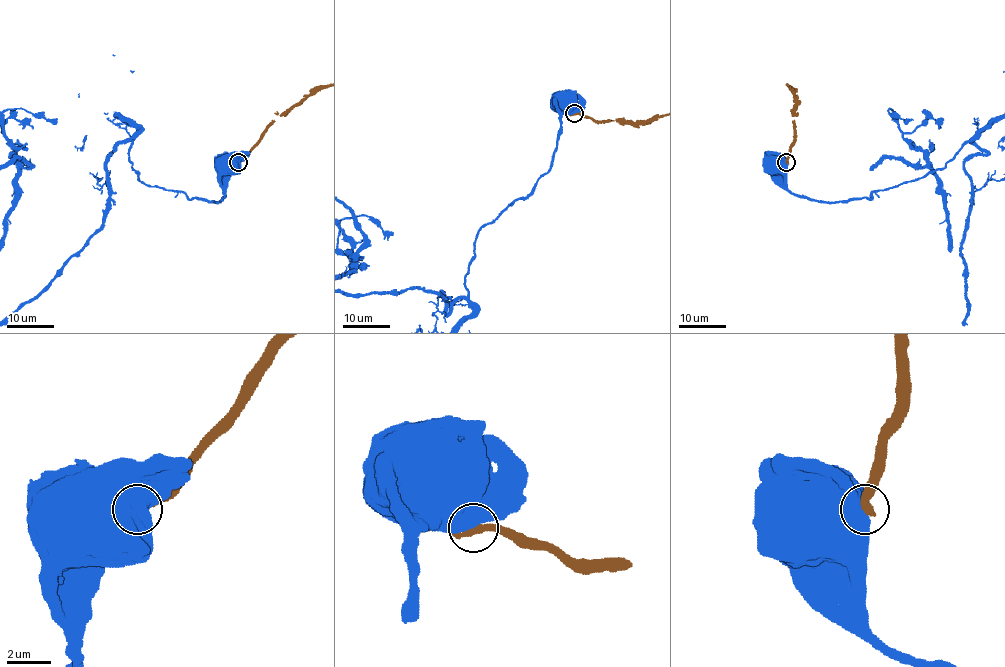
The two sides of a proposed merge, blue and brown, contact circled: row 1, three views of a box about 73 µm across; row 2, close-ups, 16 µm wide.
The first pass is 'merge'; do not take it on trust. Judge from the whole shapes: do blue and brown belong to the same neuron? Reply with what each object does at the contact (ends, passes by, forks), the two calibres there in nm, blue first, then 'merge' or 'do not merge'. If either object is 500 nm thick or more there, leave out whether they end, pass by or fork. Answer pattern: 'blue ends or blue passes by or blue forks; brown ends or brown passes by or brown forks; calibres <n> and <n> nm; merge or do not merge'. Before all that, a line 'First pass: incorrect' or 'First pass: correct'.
First pass: incorrect
calibres 850 and 440 nm; do not merge

